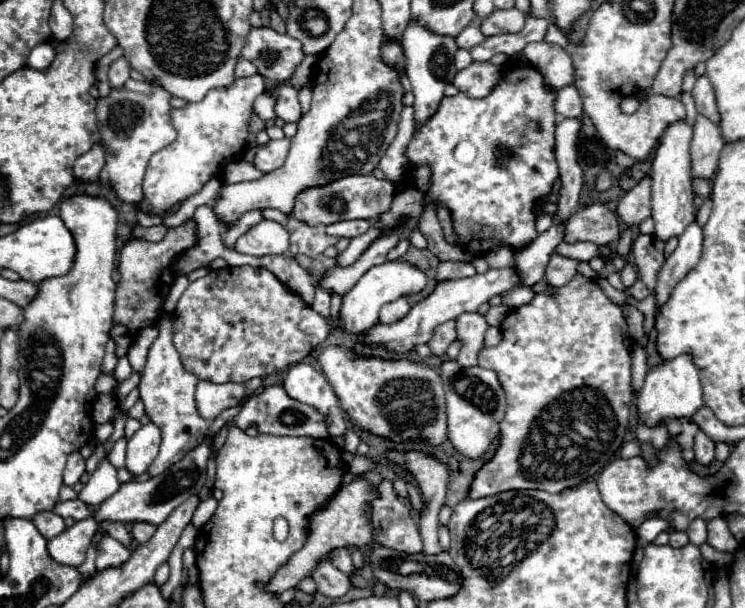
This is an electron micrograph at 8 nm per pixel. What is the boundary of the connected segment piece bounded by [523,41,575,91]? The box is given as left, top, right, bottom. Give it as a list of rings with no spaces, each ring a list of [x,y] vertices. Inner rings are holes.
[[[543,41],[541,43],[529,43],[523,49],[523,53],[529,59],[529,63],[535,65],[543,73],[545,83],[553,91],[559,91],[561,87],[573,83],[575,69],[573,69],[571,57],[559,45],[543,43]]]

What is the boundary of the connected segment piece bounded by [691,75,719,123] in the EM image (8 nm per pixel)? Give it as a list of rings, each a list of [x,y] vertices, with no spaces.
[[[705,75],[697,77],[697,83],[695,83],[691,95],[695,99],[697,111],[701,115],[705,115],[707,119],[711,119],[713,123],[717,123],[719,113],[717,113],[717,105],[715,105],[715,95],[713,95],[713,87],[711,87],[711,83],[709,83],[709,79]]]

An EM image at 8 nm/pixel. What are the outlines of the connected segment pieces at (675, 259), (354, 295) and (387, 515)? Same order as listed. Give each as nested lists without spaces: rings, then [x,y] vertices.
[[[691,223],[679,237],[677,249],[665,259],[665,263],[659,271],[659,279],[657,279],[657,287],[655,287],[657,307],[661,307],[669,299],[675,285],[681,279],[685,279],[689,275],[689,271],[695,267],[695,263],[699,261],[699,255],[701,255],[701,241],[703,241],[701,227],[697,223]]]
[[[387,261],[383,265],[371,267],[363,277],[343,295],[341,311],[339,311],[339,329],[343,333],[365,333],[371,329],[375,323],[379,323],[379,309],[387,301],[395,301],[401,295],[411,295],[419,293],[425,287],[425,273],[419,271],[417,267],[405,263],[405,261]]]
[[[375,487],[375,491],[379,491],[379,499],[371,509],[371,527],[375,527],[377,543],[407,555],[423,551],[411,509],[395,495],[393,487]]]

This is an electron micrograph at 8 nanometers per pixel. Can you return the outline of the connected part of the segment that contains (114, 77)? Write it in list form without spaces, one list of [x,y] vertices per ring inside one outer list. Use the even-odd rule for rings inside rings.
[[[125,57],[117,59],[111,69],[109,69],[109,81],[111,81],[111,87],[123,87],[123,83],[129,79],[129,73],[131,73],[131,67],[127,63]]]

